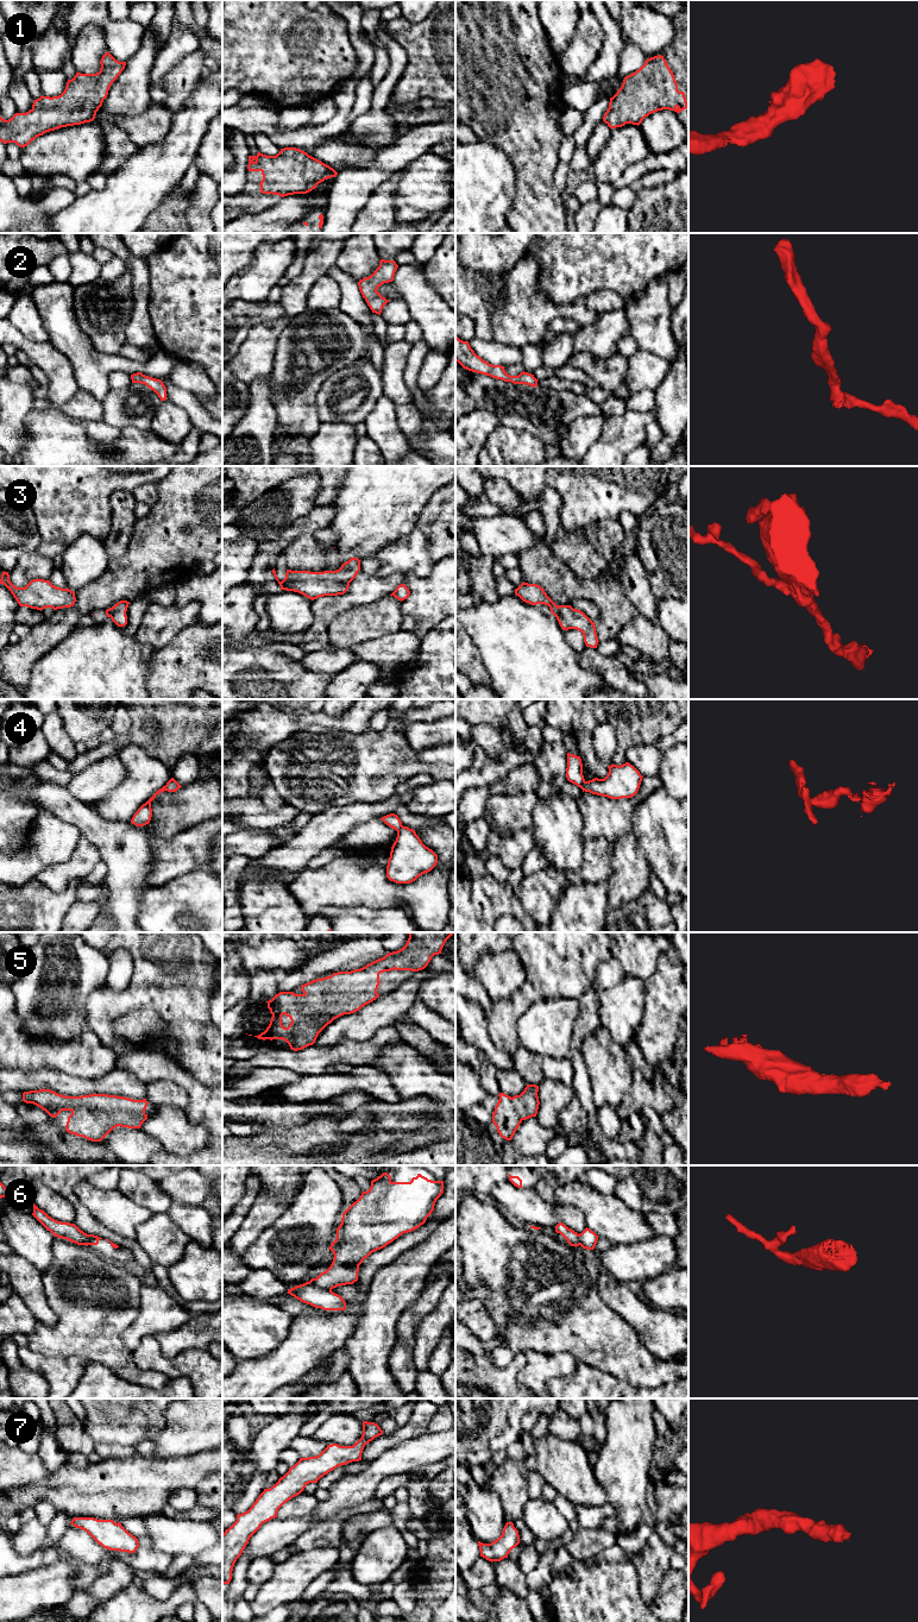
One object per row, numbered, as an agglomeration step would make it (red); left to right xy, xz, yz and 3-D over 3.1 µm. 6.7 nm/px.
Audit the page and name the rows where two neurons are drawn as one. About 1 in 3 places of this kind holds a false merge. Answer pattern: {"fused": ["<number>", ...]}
{"fused": ["4", "6"]}

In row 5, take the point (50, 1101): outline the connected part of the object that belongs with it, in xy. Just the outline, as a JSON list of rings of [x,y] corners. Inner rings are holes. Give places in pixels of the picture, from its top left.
[[[50,1089],[30,1090],[23,1093],[23,1101],[33,1104],[45,1111],[50,1117],[56,1118],[62,1111],[70,1111],[65,1131],[83,1137],[92,1142],[101,1142],[113,1129],[121,1126],[128,1129],[140,1129],[147,1119],[145,1109],[146,1099],[133,1100],[125,1096],[108,1094],[89,1094],[82,1096],[67,1096]]]

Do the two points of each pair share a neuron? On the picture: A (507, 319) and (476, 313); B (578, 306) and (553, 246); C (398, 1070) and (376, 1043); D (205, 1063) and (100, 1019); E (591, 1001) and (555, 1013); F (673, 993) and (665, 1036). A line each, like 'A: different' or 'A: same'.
A: different
B: different
C: different
D: same
E: different
F: same

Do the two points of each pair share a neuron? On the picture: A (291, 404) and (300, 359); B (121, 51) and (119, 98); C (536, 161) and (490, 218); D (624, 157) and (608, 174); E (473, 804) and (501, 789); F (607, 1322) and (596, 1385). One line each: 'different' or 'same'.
A: same
B: different
C: different
D: same
E: same
F: different

